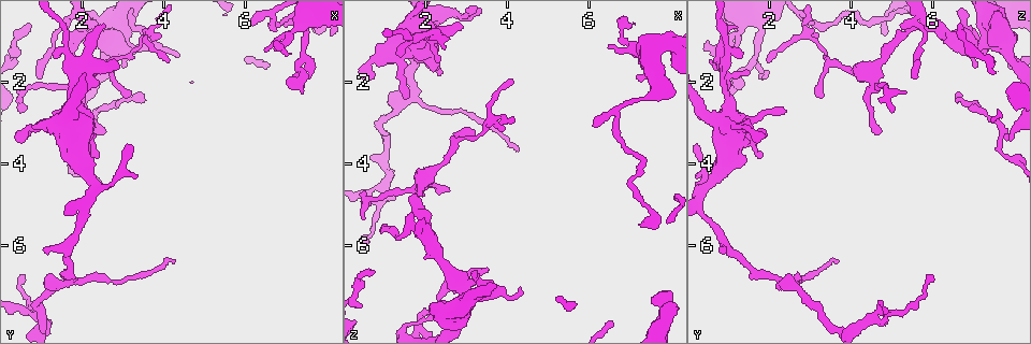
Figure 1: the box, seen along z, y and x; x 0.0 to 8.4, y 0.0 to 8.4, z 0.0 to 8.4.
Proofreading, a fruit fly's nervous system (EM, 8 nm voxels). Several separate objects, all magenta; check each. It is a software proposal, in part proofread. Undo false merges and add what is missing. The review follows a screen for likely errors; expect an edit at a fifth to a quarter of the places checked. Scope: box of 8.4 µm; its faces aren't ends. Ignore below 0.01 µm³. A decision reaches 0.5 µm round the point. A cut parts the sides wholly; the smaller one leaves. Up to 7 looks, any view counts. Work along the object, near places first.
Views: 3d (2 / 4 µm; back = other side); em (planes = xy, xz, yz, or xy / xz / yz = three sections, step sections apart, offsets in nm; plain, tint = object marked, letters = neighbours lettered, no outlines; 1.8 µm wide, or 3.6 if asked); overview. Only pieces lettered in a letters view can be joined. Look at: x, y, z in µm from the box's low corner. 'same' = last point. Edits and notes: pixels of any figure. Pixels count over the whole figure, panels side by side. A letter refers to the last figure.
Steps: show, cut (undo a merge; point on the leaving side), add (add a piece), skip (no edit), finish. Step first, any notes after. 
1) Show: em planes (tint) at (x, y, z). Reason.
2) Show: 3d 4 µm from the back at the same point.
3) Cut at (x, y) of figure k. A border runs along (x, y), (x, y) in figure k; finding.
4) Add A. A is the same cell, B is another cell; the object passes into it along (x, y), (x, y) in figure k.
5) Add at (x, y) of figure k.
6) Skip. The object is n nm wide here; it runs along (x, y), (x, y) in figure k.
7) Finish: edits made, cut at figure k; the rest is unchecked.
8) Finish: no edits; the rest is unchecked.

Show: 3d 4 µm at (7.80, 0.85, 7.20). End of a long branch.

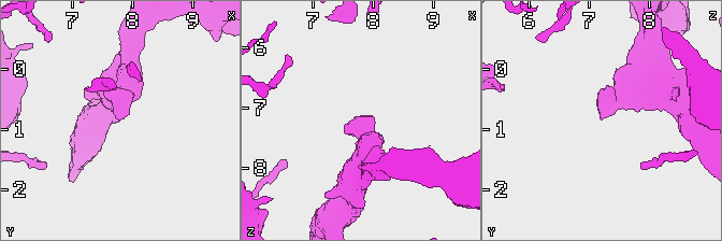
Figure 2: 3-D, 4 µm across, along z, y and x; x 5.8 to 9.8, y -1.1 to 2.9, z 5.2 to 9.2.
Show: em xz step 4 (tint) at (7.85, 0.85, 7.15). Shape alone is not enough.

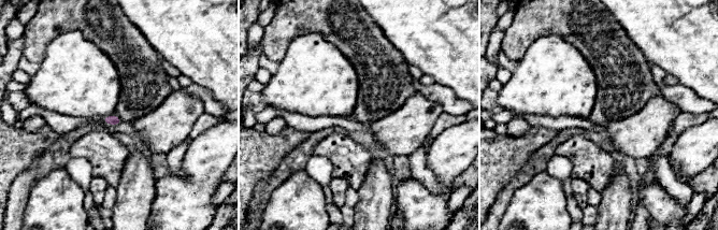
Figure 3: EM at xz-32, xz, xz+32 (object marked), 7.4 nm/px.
Show: em planes (letters) at the same point.

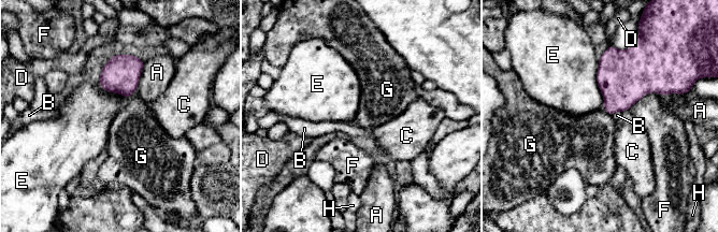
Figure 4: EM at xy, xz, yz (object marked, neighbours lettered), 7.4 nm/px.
Skip. A, B, C, D, E, F, G and H are other cells; a border runs along (135, 90), (127, 100) in figure 4; no lettered piece goes on from it.

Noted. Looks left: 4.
Show: 3d 2 µm from the back at (3.50, 0.90, 3.05). A narrow waist.

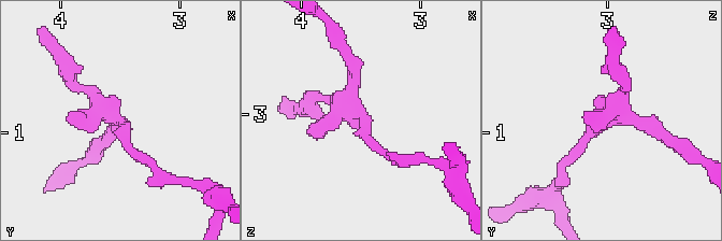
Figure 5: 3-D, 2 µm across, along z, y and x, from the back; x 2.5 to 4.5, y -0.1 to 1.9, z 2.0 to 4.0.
Show: em xz step 16 (tint) at (3.54, 0.88, 3.00). Shape alone is not enough.

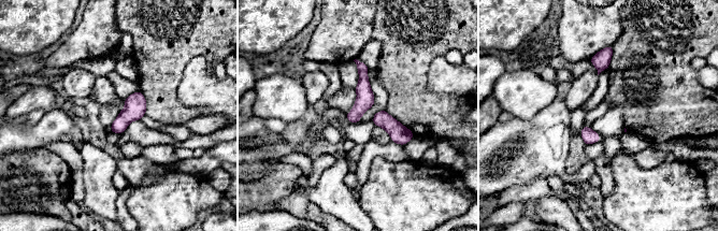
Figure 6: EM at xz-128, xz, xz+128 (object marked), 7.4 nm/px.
Show: em planes (letters) at the same point. Cut it another way.

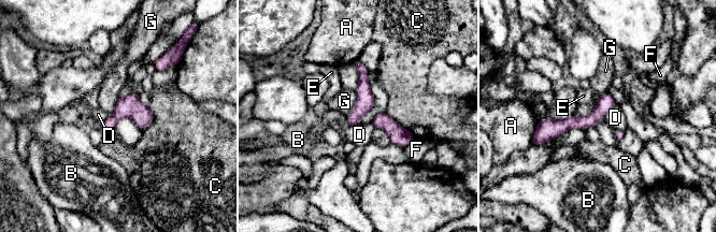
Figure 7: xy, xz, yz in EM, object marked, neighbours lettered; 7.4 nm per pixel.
Skip. A, B, C, D, E, F and G are other cells; a border runs along (616, 103), (604, 114), (603, 120) in figure 7; all the same cell.

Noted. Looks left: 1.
Finish: no edits; the rest is unchecked.

